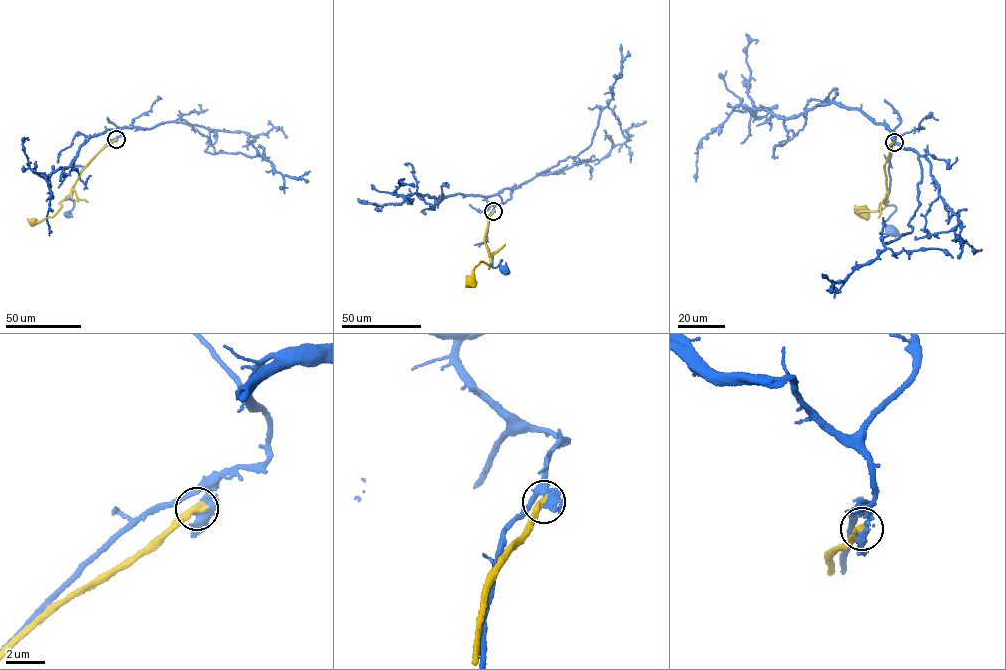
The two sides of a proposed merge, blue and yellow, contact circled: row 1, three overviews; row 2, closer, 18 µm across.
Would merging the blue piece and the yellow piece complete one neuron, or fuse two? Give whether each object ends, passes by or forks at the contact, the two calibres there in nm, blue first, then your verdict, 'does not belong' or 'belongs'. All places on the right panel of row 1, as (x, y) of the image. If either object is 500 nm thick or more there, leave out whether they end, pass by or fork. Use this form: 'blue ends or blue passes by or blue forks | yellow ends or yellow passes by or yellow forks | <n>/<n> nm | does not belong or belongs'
blue passes by | yellow ends | 360/400 nm | does not belong

